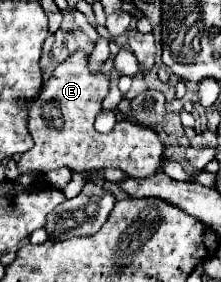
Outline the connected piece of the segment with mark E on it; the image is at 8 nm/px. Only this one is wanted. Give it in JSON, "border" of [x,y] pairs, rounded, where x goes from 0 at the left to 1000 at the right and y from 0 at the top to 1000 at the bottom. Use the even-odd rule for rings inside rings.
{"border":[[[348,174],[240,252],[258,252],[258,266],[231,266],[195,294],[167,351],[95,358],[95,379],[122,394],[131,472],[158,500],[149,528],[95,550],[104,613],[213,613],[267,592],[312,592],[321,606],[520,592],[584,628],[674,628],[719,606],[738,578],[738,507],[692,457],[620,450],[615,436],[561,422],[484,479],[430,465],[421,429],[493,323],[493,280],[466,259],[466,238],[412,252],[403,195],[376,174]]]}

